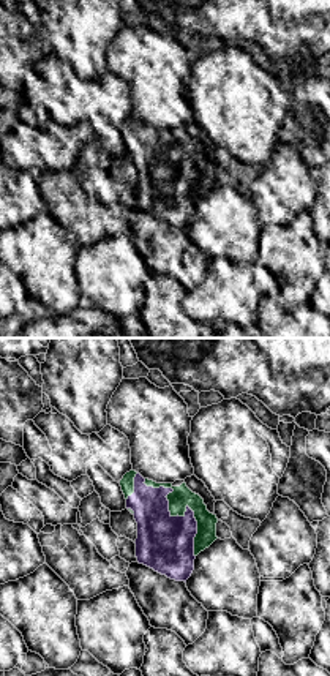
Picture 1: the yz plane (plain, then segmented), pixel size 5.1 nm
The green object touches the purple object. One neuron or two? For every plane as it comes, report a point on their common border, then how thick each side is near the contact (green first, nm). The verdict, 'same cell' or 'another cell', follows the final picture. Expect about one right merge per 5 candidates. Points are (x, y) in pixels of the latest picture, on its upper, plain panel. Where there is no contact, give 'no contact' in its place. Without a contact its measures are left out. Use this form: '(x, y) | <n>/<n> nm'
(177, 160) | 110/280 nm

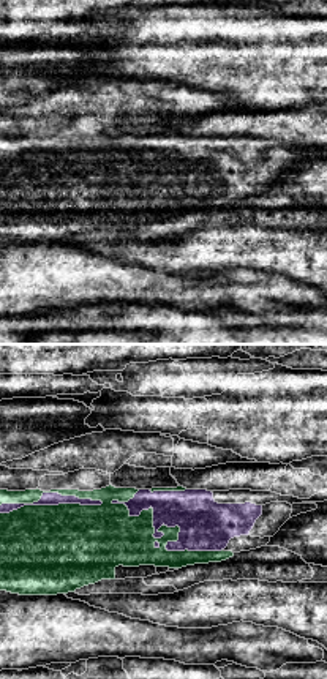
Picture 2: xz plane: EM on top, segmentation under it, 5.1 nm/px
(176, 172) | 240/260 nm

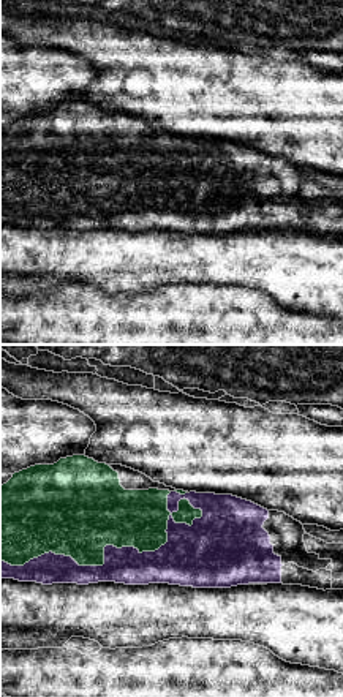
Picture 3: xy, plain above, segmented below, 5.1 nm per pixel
(106, 190) | 500/180 nm

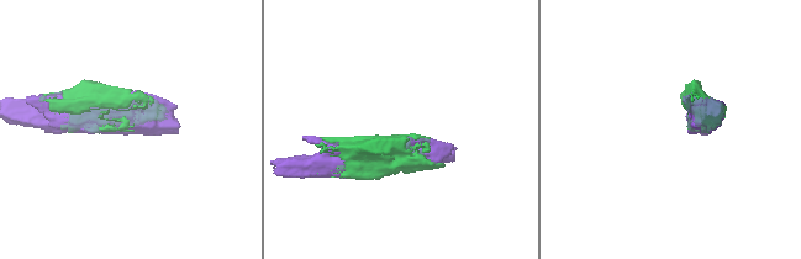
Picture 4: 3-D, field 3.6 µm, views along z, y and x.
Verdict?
same cell

